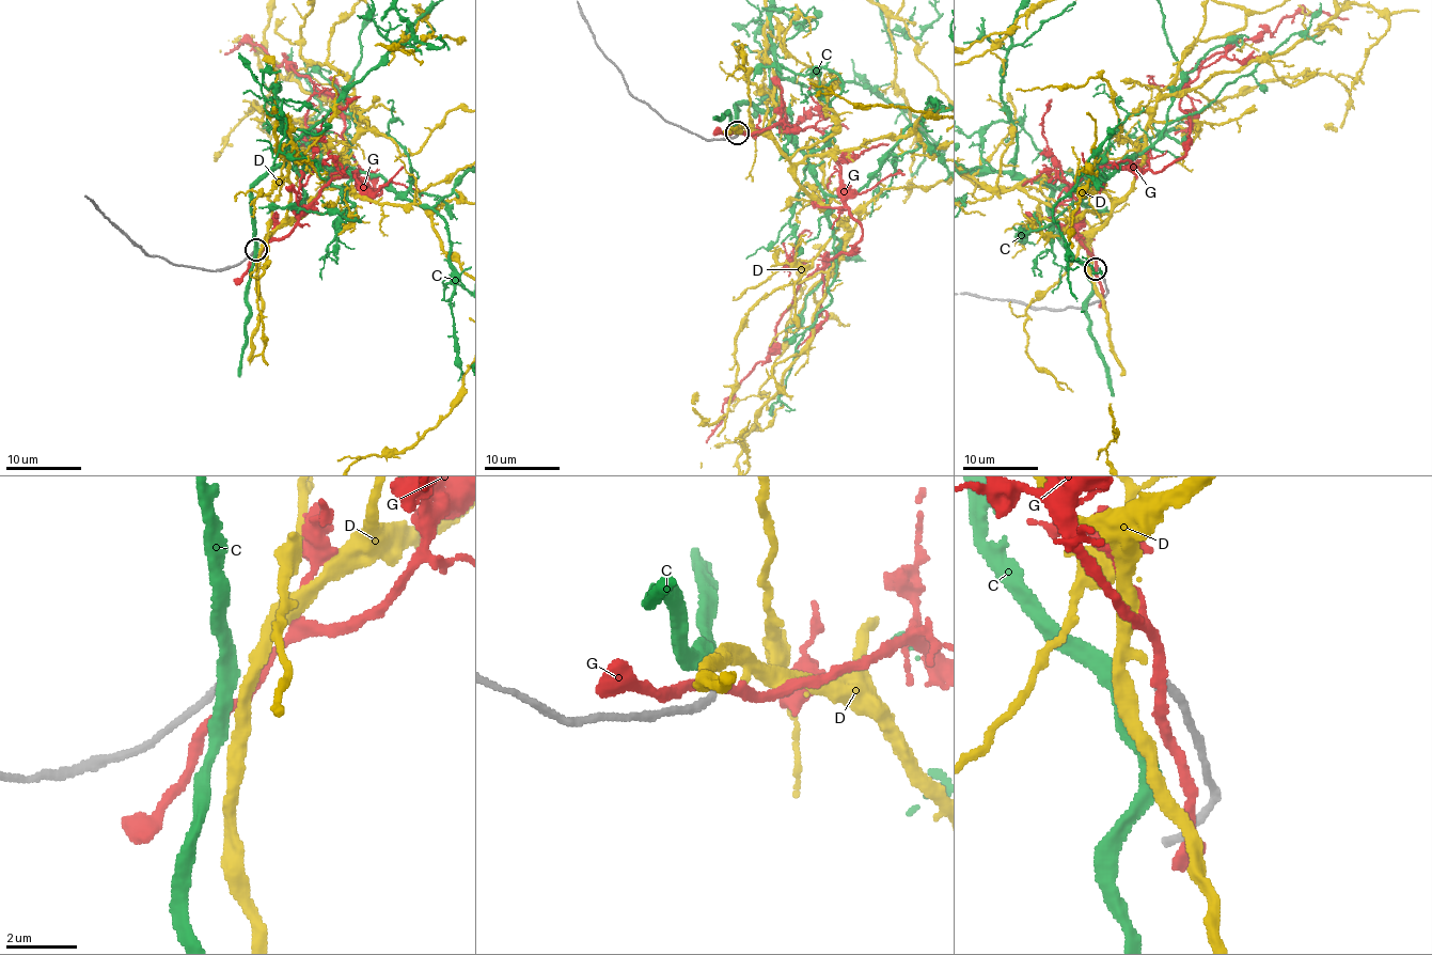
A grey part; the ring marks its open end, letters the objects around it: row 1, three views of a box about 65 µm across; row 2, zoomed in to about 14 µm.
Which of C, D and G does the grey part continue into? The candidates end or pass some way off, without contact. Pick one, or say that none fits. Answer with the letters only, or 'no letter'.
C

